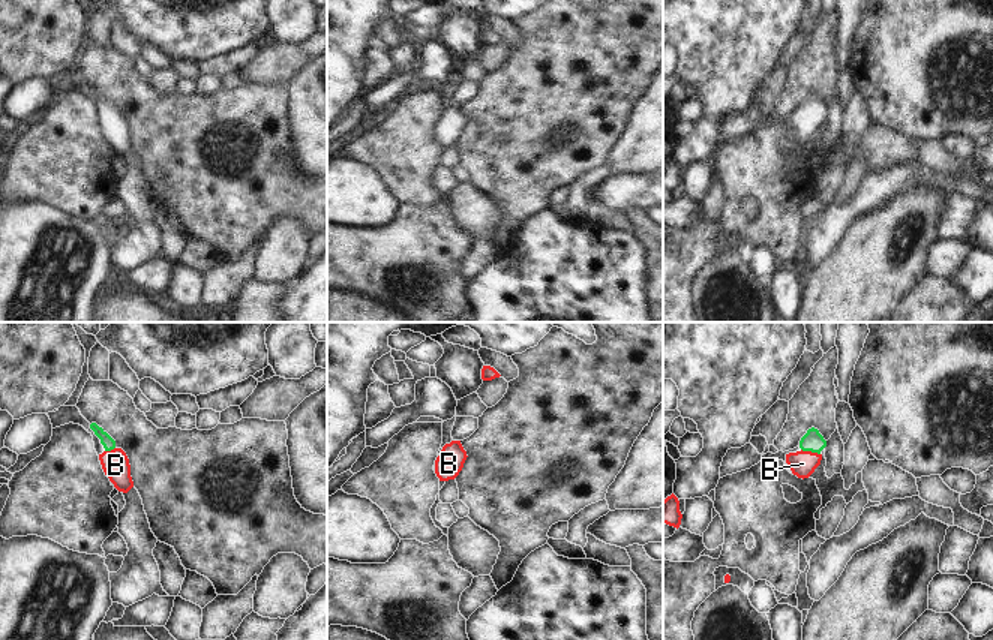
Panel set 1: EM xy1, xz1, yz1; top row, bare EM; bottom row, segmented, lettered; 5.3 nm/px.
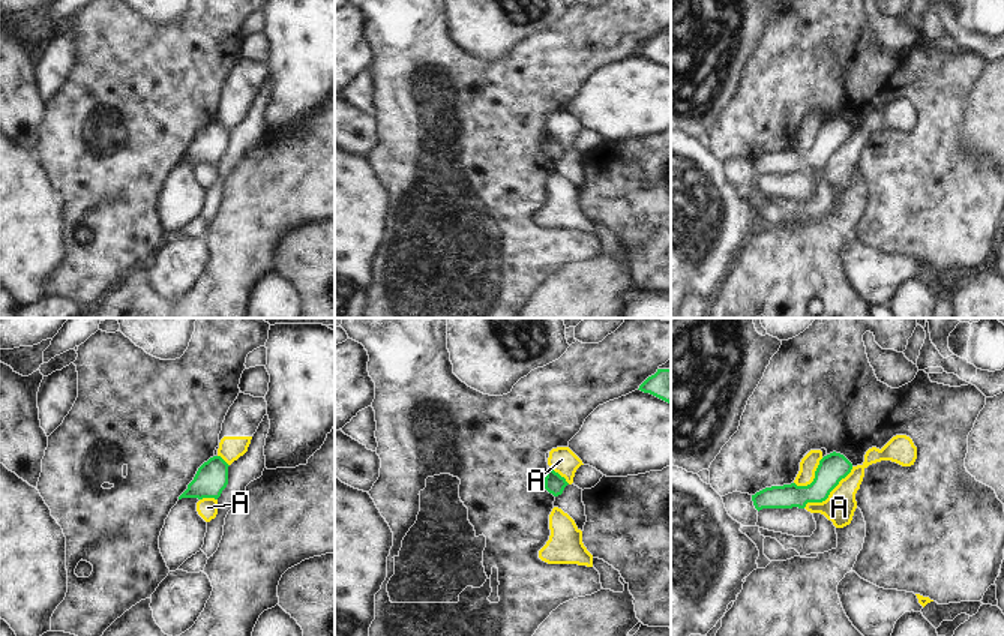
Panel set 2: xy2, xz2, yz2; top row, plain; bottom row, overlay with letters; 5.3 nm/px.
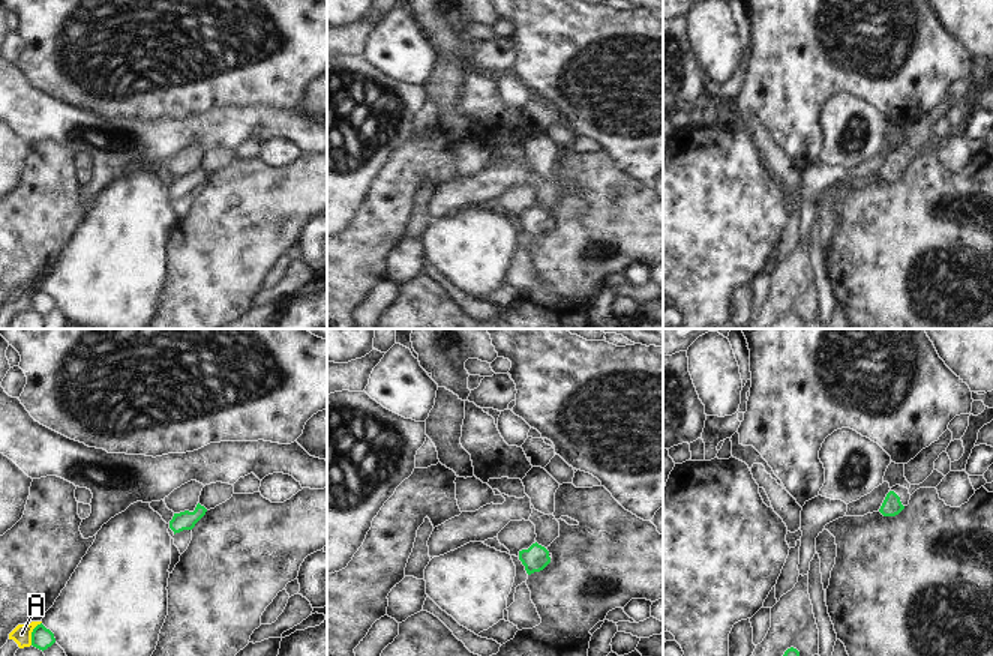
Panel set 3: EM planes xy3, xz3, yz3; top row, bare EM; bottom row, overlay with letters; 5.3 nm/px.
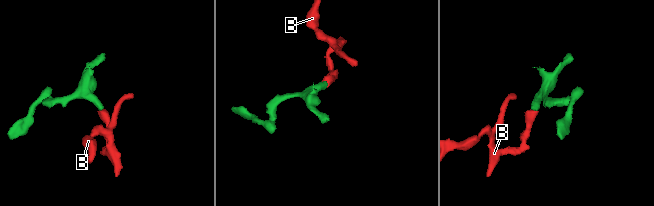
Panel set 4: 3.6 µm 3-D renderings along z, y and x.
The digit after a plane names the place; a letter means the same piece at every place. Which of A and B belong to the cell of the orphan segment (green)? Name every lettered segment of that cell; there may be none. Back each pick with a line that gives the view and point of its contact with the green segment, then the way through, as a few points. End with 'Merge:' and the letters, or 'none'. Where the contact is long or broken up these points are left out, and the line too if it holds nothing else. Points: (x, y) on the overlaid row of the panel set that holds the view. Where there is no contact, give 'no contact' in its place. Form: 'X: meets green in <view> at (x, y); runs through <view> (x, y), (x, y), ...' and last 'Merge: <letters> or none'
B: meets green in yz1 at (810, 450); runs through yz1 (812, 441), (810, 450), (803, 463)
Merge: B

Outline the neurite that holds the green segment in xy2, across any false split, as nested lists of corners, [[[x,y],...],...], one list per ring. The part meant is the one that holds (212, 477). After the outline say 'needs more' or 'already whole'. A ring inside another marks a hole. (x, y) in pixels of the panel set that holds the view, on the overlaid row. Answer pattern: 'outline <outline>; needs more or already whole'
outline [[[213,456],[204,462],[188,489],[179,496],[182,498],[215,498],[218,500],[228,484],[228,464],[221,456]]]; already whole

